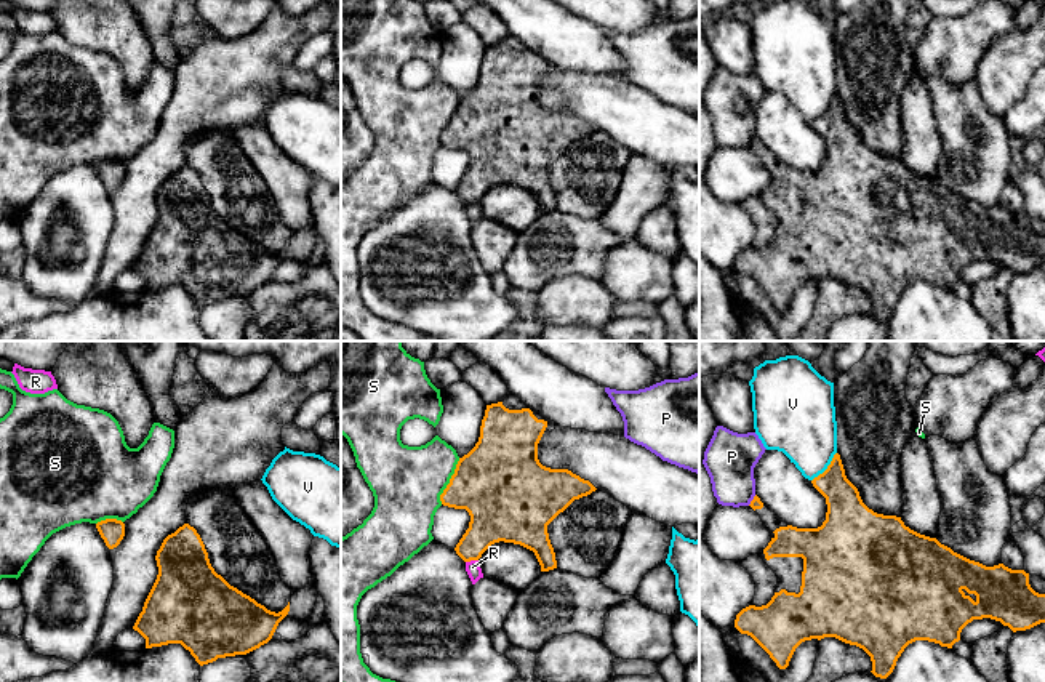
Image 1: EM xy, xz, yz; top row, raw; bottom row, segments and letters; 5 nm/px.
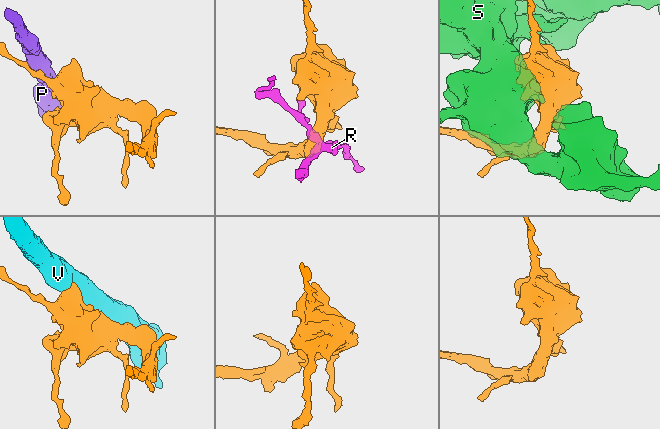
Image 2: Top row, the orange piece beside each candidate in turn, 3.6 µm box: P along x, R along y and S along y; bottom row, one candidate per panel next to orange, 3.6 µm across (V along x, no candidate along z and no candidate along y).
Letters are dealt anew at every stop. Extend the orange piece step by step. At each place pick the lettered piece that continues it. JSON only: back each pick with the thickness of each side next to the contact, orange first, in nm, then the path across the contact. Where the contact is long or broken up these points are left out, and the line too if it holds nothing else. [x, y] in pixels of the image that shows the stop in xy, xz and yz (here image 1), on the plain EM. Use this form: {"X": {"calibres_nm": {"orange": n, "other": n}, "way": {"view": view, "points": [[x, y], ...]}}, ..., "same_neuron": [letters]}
{"same_neuron": []}

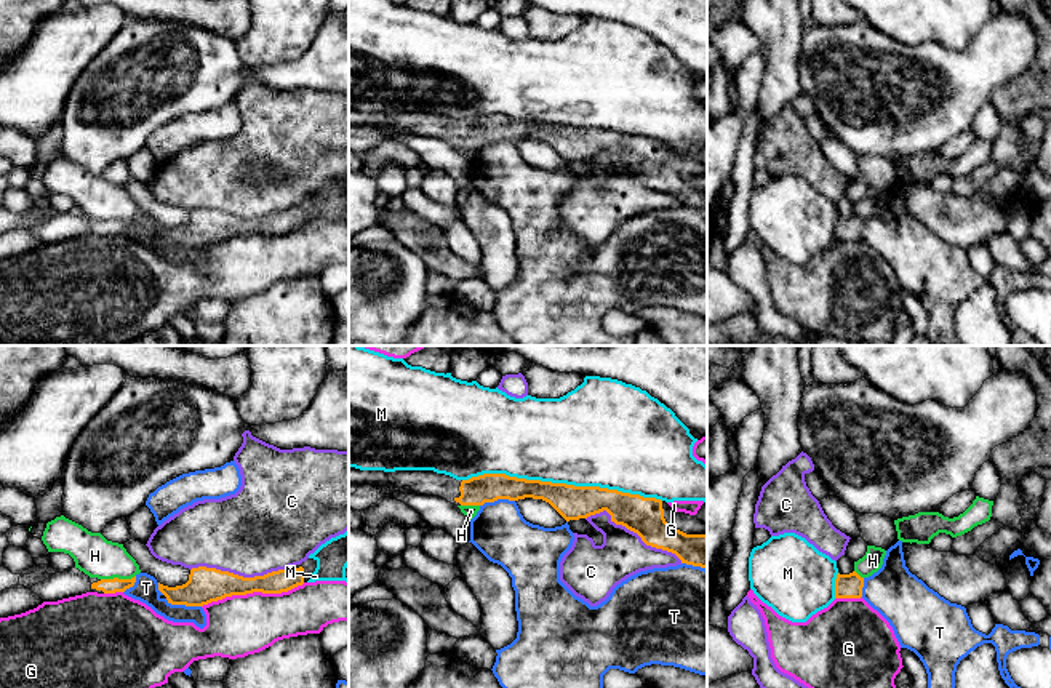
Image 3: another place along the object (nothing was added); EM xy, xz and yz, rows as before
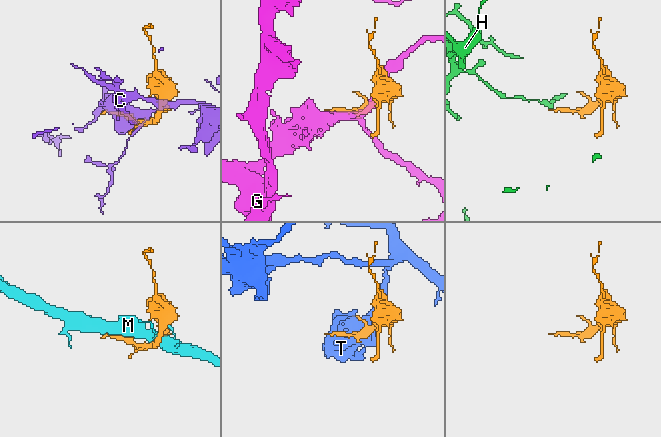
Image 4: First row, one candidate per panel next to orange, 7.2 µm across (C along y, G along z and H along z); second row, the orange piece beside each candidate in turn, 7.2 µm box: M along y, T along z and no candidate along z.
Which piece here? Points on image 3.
{"same_neuron": []}

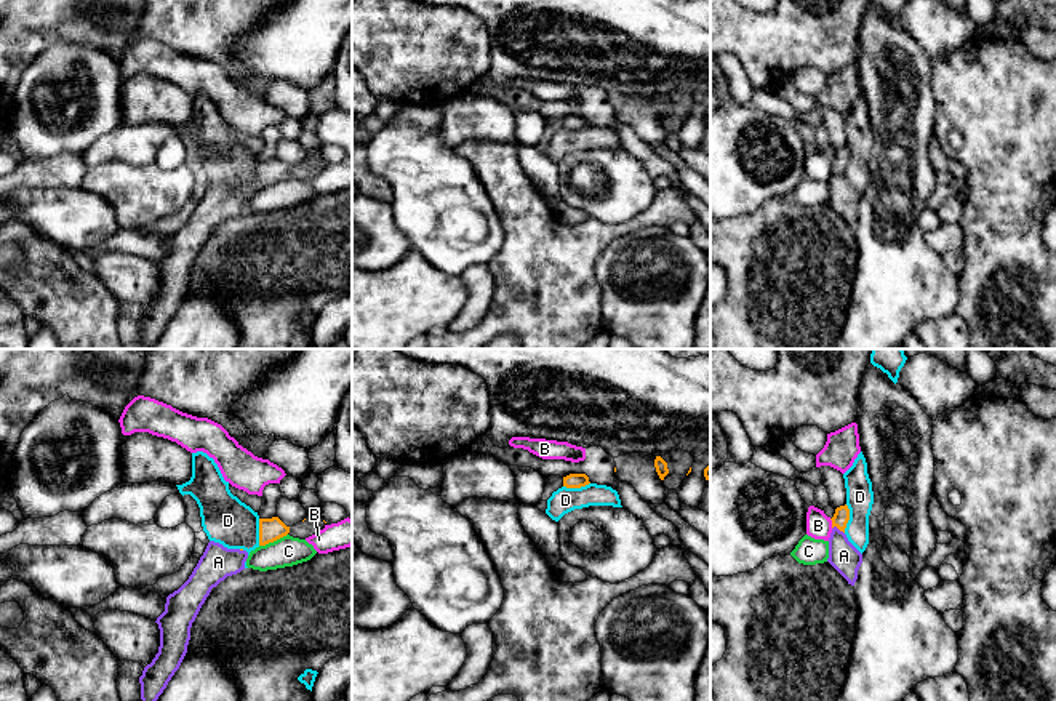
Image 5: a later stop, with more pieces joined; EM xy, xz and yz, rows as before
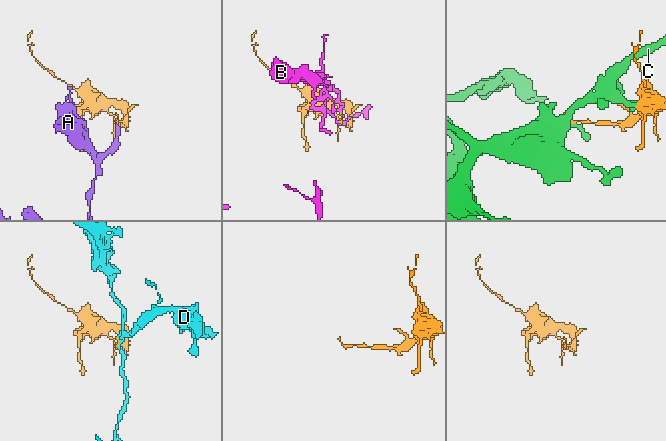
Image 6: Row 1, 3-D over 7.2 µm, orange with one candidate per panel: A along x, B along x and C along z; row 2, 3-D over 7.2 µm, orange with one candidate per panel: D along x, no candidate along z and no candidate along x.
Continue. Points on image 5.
{"A": {"calibres_nm": {"orange": 80, "other": 150}, "way": {"view": "yz", "points": [[842, 156], [839, 170], [839, 189], [844, 197]]}}, "same_neuron": ["A"]}

